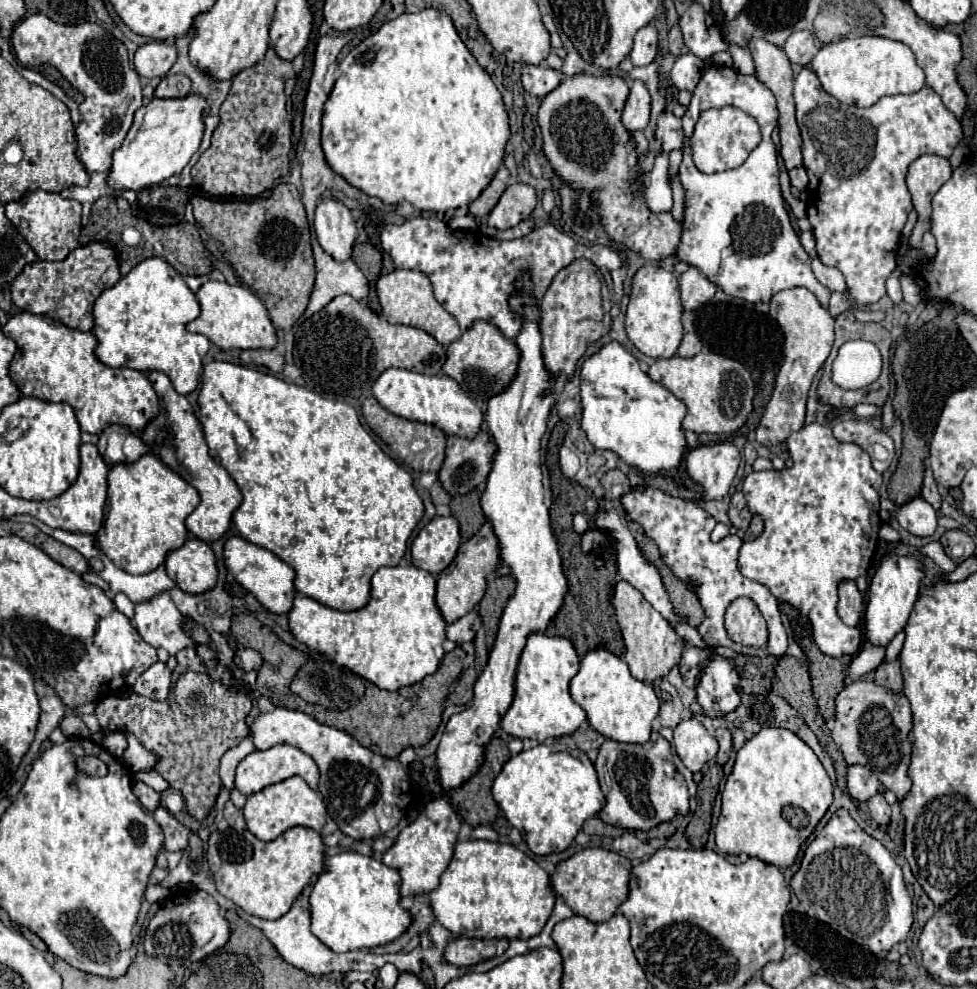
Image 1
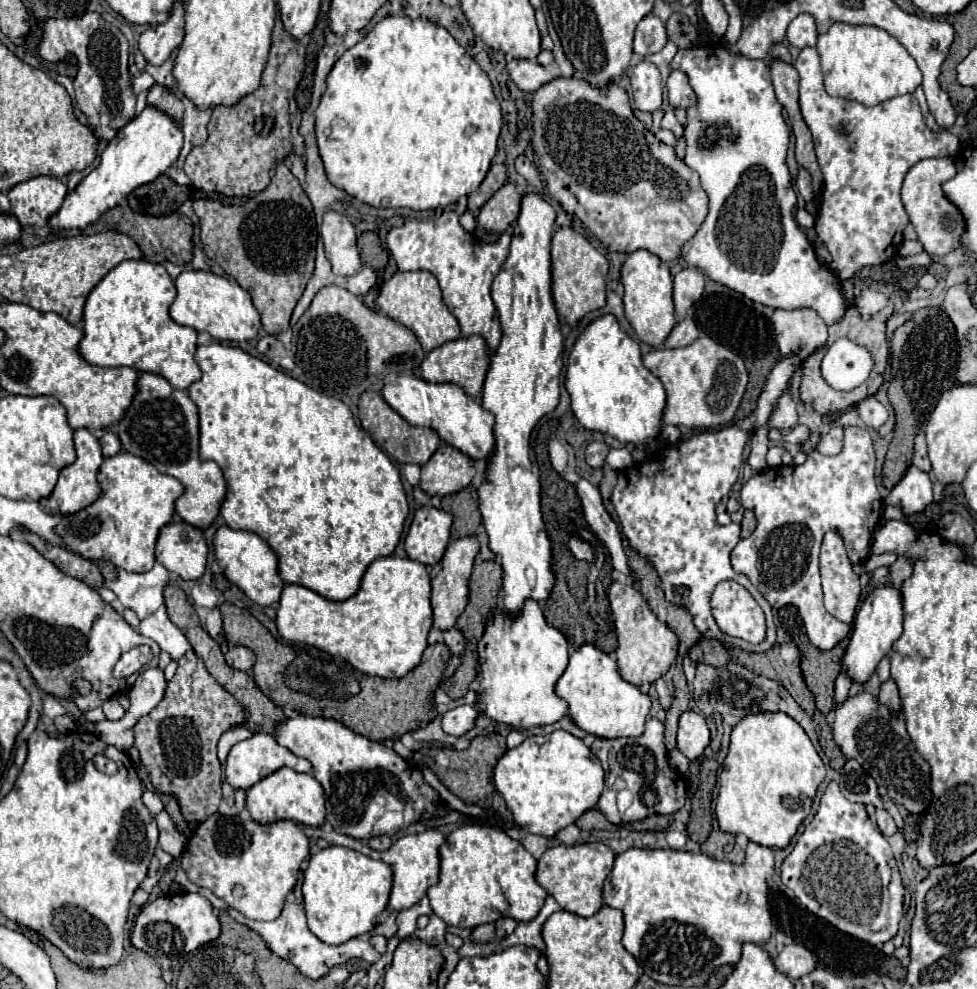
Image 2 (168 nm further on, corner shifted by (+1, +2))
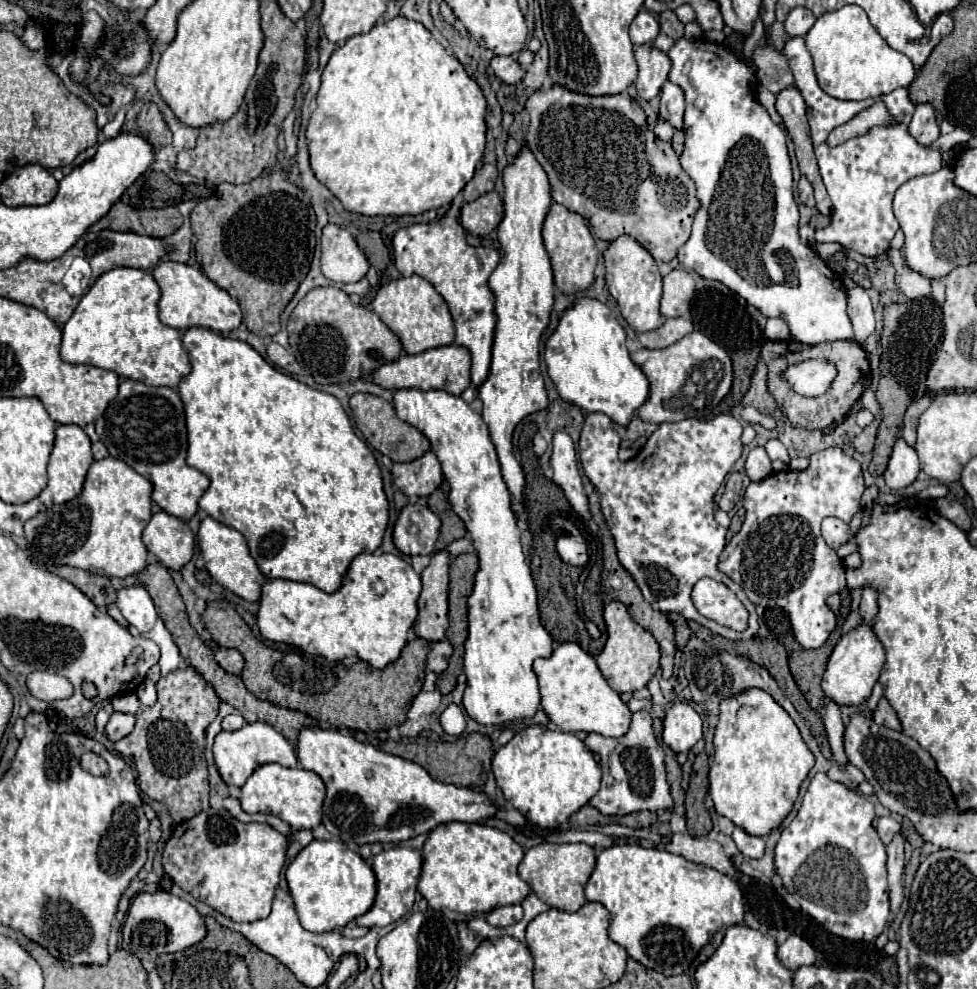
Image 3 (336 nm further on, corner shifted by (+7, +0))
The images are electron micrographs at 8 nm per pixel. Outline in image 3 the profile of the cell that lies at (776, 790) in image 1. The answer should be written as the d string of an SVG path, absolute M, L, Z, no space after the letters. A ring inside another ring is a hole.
M752 687L744 689L734 697L728 697L720 703L718 725L714 731L714 755L710 763L710 797L714 801L716 813L728 817L734 825L750 831L750 835L768 835L776 829L784 817L790 813L800 783L806 779L808 771L814 765L814 755L804 743L792 717L768 695L764 689Z

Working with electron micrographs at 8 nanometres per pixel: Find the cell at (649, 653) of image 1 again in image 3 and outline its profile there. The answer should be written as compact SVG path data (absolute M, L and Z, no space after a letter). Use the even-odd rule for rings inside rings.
M608 603L604 609L604 621L606 621L606 631L608 631L608 639L606 645L602 649L602 653L598 655L596 663L602 671L602 677L608 681L608 685L616 691L616 693L632 693L636 689L642 689L648 685L648 681L656 675L658 667L660 667L660 647L656 643L656 639L638 623L634 623L626 611L626 607L622 607L622 603Z

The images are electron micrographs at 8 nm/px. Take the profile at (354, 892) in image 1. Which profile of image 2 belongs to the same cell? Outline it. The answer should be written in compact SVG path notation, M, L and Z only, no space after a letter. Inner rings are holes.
M338 845L322 849L310 857L308 869L304 871L302 893L304 893L306 915L308 915L308 927L320 941L328 945L342 945L354 937L368 935L376 927L376 917L384 913L390 899L390 891L392 891L392 869L384 861L370 859L354 849L338 847Z

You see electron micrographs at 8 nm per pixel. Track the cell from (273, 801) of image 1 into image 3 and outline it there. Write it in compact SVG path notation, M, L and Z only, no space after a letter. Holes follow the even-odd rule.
M266 763L256 767L242 787L242 809L248 813L270 813L292 829L314 829L322 819L322 803L326 797L324 781L308 769L302 767L282 767L278 763Z

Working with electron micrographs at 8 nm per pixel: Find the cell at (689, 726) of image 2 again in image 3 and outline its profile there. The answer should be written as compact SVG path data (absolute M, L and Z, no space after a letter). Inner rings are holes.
M674 703L664 715L662 741L672 751L688 753L702 739L702 719L688 703Z

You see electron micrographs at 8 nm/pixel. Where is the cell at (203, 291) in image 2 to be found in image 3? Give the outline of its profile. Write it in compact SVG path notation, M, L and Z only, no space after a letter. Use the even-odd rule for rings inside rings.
M162 261L152 269L152 277L160 287L158 313L164 325L186 331L190 323L202 323L202 327L210 327L212 331L228 333L242 323L240 305L224 289L216 287L200 269L194 269L186 263Z

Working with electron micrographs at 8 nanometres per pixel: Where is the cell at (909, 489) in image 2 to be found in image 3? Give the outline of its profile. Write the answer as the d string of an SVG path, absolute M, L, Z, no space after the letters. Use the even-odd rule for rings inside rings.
M902 437L894 443L892 453L890 453L890 463L884 471L884 479L886 485L890 489L902 489L912 485L912 481L916 479L920 471L920 463L918 463L918 455L916 449L910 447Z

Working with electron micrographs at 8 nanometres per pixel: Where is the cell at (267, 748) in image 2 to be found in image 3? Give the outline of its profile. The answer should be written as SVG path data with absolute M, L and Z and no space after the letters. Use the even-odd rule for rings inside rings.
M246 723L238 731L220 731L214 739L214 763L226 785L242 787L252 771L264 763L280 763L284 767L296 767L296 755L292 745L274 727L266 723Z

